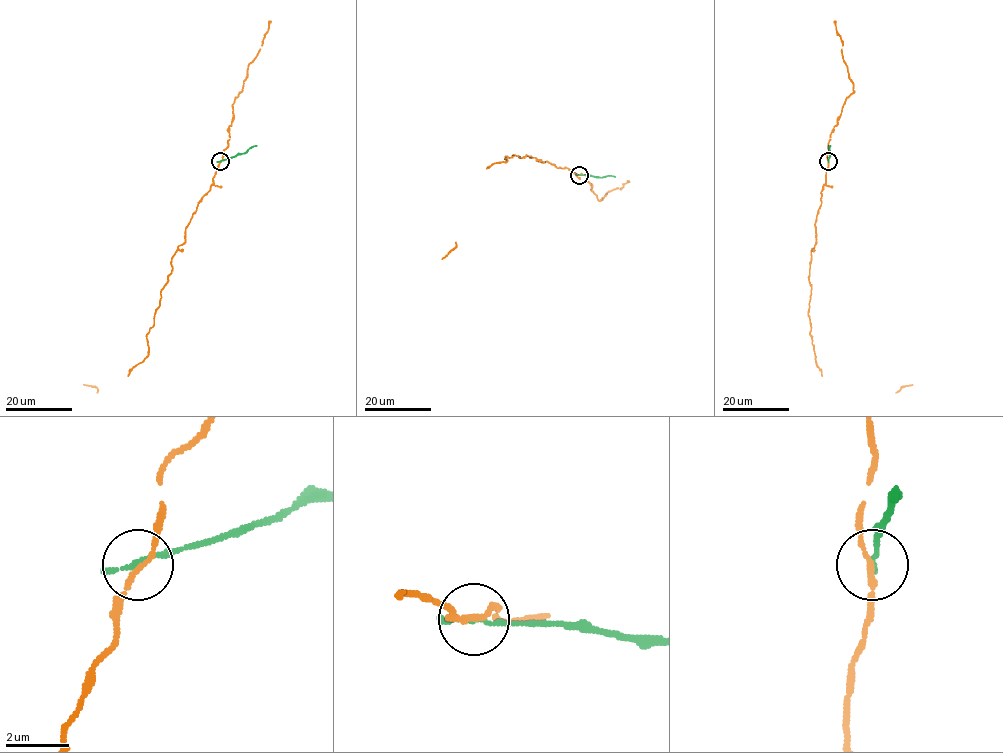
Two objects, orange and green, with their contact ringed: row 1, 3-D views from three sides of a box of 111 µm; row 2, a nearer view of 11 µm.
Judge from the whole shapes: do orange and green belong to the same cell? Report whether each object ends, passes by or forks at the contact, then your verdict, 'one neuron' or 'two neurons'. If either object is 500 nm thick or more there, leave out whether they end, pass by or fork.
orange passes by; green ends there; two neurons

